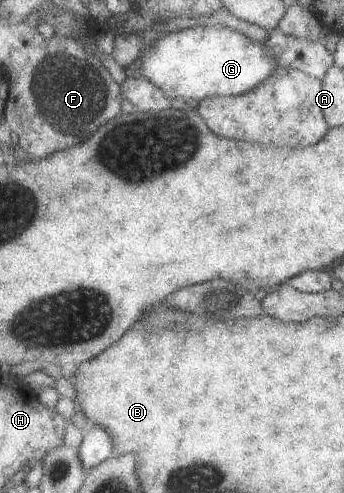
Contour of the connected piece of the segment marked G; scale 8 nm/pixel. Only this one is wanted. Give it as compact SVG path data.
M221 24L198 25L162 34L138 59L139 77L159 86L169 99L200 101L215 96L243 95L255 89L279 68L264 42L251 41L243 33Z

